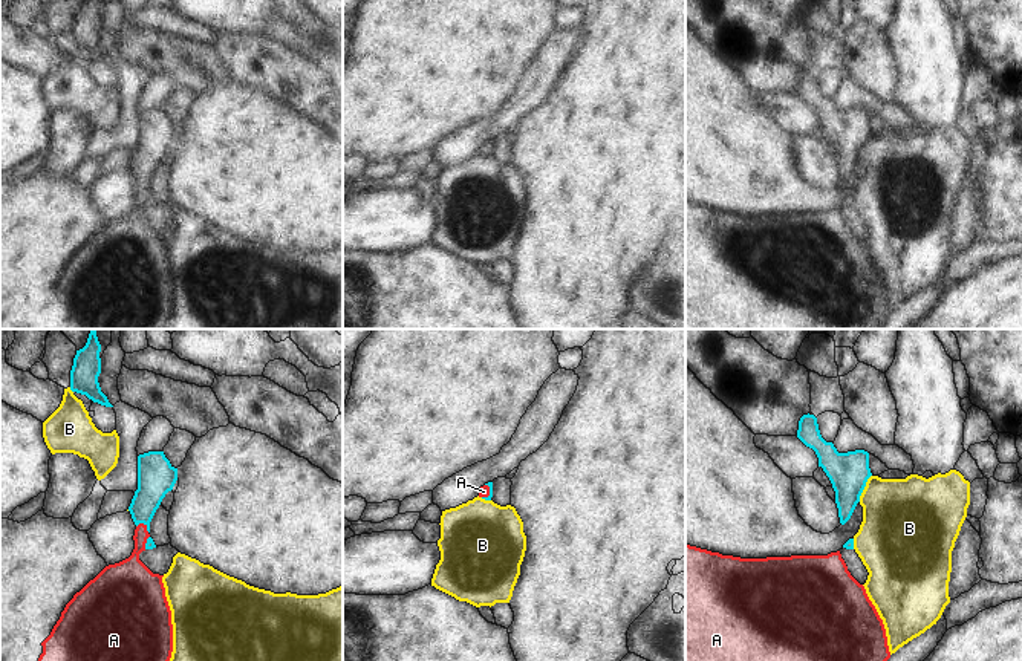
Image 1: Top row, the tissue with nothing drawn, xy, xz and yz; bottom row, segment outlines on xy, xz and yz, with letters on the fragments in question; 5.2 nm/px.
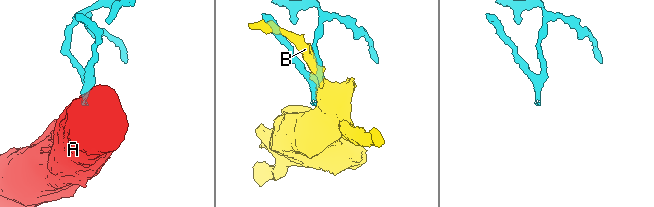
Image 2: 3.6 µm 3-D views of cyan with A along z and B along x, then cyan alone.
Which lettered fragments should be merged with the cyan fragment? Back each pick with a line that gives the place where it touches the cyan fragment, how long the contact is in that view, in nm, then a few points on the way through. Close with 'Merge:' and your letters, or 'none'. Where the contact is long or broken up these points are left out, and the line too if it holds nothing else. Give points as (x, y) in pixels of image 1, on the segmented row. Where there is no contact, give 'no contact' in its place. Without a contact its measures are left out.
A: contact xy (144, 524); length 80 nm; way xy (156, 478), (144, 504), (144, 524), (132, 569)
Merge: A

